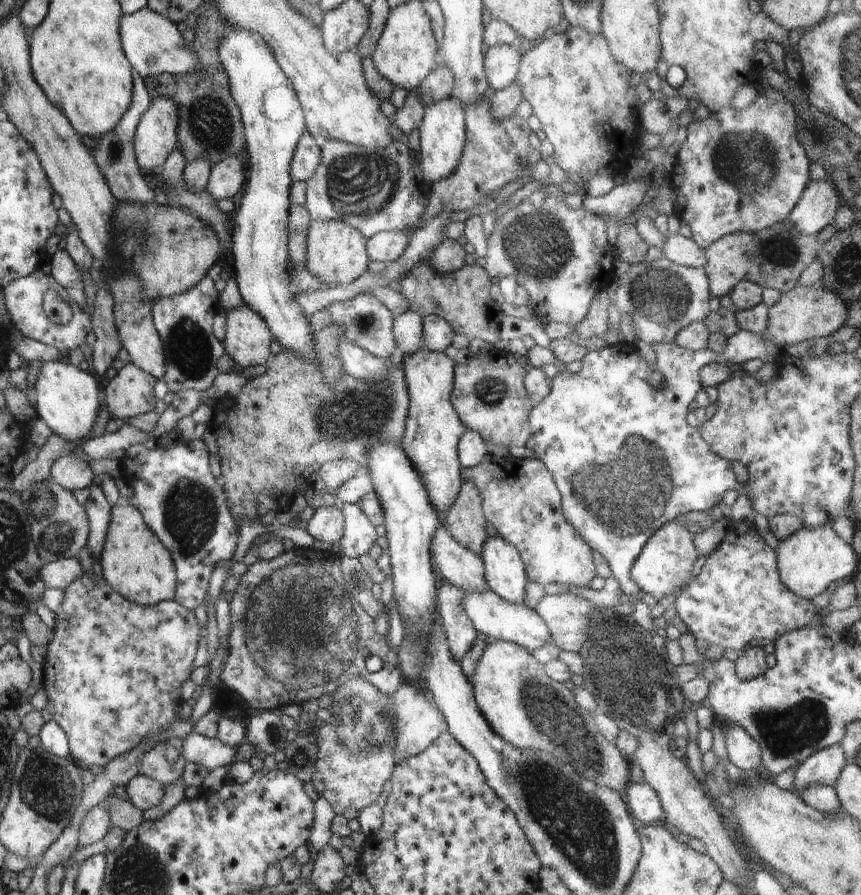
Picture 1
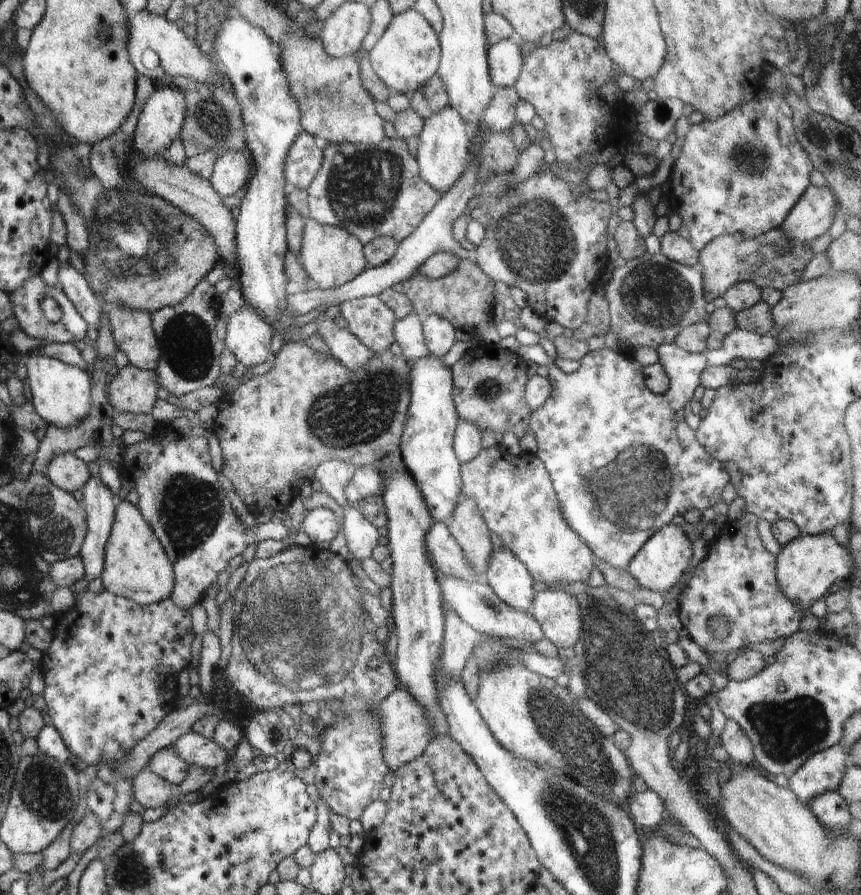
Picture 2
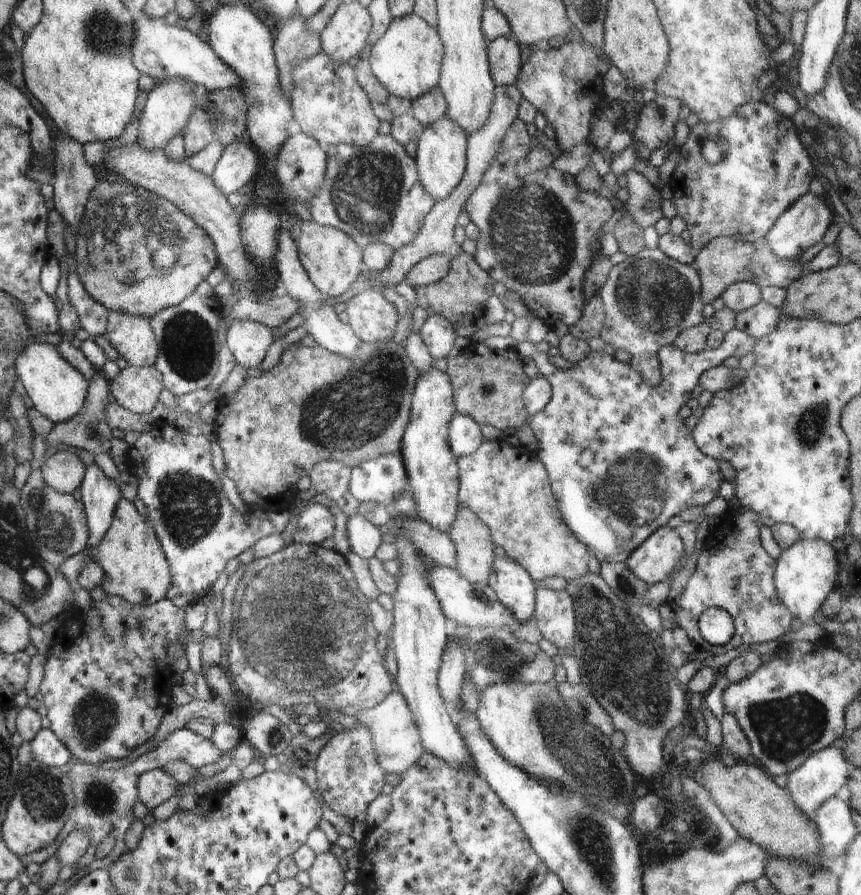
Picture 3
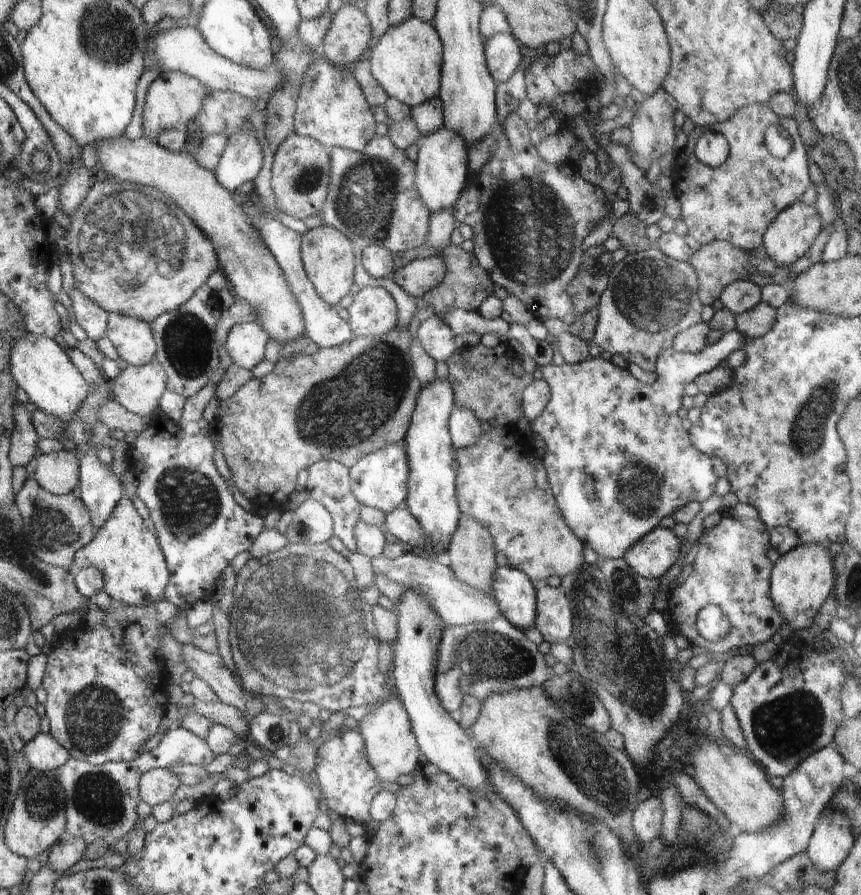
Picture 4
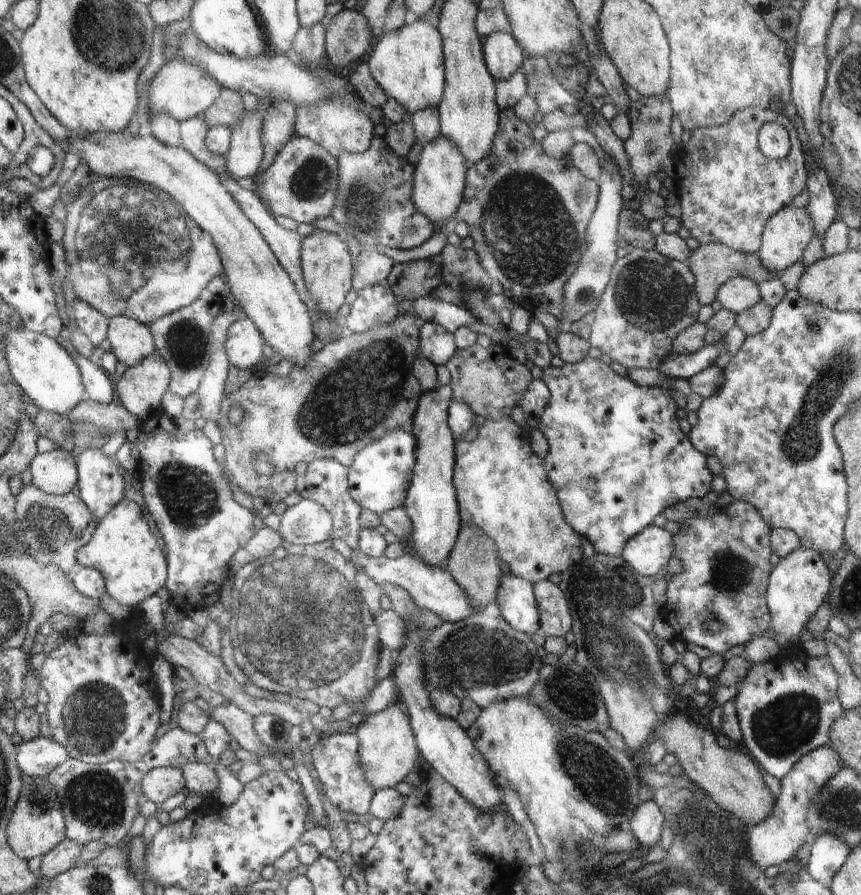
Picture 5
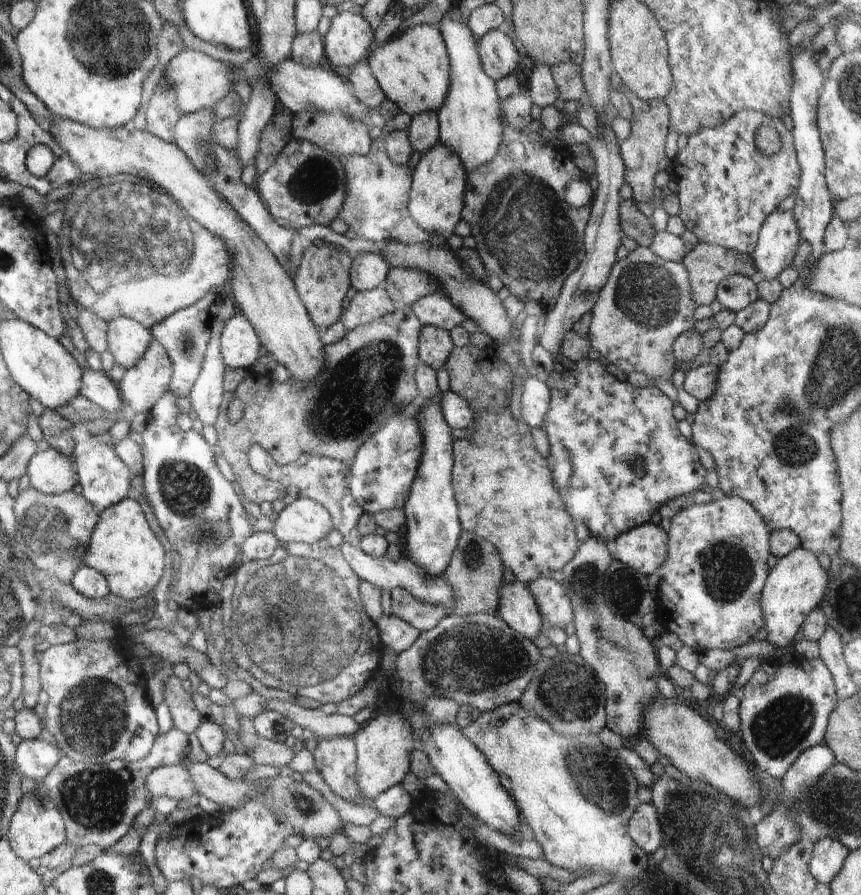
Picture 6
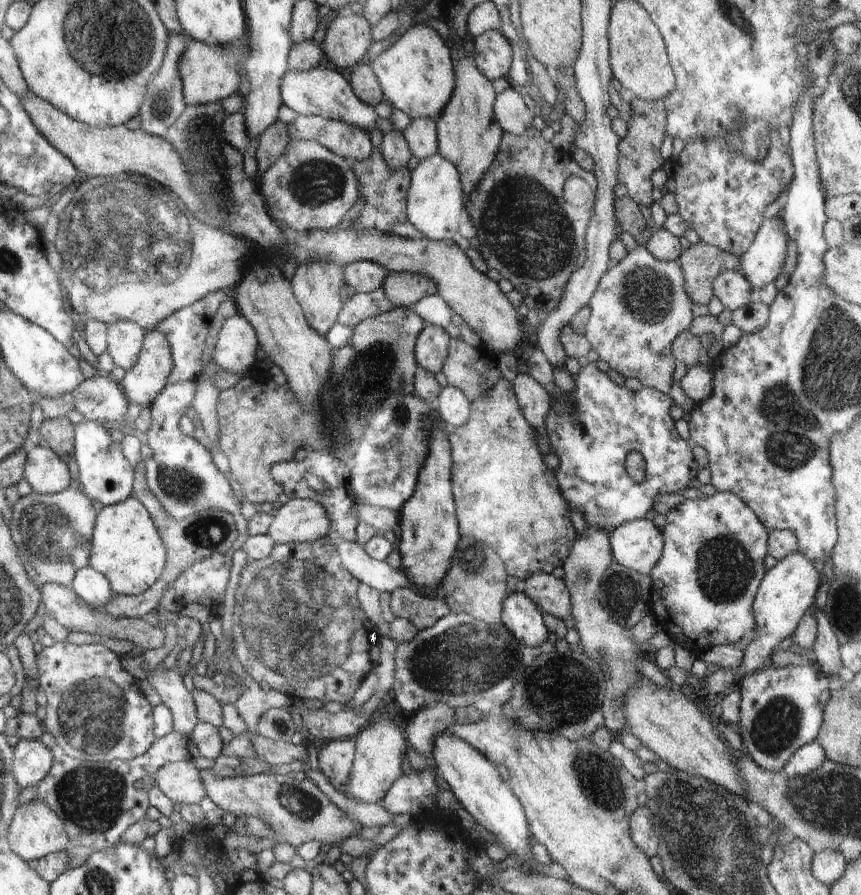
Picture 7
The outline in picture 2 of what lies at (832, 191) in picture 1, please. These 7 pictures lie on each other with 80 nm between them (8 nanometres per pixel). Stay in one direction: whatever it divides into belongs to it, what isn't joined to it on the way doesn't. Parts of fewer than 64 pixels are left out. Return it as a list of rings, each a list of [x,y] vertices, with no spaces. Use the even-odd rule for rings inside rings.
[[[810,184],[784,219],[781,231],[784,231],[791,241],[810,244],[812,240],[827,232],[832,226],[839,208],[836,196],[829,186],[818,188]]]

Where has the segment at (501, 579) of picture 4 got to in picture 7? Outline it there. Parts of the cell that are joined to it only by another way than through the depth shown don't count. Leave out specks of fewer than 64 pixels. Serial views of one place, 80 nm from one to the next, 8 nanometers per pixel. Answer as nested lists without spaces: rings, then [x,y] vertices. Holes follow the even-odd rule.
[[[520,588],[508,590],[501,605],[501,621],[520,642],[531,647],[546,645],[549,632],[542,620],[542,610]]]

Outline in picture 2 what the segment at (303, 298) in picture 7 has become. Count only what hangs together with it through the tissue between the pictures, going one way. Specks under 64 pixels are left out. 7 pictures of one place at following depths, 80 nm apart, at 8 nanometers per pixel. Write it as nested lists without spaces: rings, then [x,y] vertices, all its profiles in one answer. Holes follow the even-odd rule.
[[[310,217],[305,220],[299,261],[307,276],[323,289],[339,287],[368,267],[363,244],[357,236],[351,235],[345,228],[323,225]]]

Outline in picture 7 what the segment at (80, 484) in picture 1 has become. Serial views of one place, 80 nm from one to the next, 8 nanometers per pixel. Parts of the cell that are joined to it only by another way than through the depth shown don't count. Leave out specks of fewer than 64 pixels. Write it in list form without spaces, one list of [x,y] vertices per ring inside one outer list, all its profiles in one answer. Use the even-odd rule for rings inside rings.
[[[29,446],[27,452],[24,478],[34,492],[54,494],[70,486],[70,470],[50,447]]]

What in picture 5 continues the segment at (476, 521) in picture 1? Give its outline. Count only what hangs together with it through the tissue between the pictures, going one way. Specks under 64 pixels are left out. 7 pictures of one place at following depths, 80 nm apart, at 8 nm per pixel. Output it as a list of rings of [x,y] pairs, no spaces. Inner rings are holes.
[[[463,524],[460,529],[457,541],[448,556],[447,568],[453,579],[465,589],[467,597],[471,602],[474,610],[482,612],[488,604],[494,604],[495,592],[502,572],[498,565],[498,553],[494,541],[484,532],[480,532],[480,528]]]

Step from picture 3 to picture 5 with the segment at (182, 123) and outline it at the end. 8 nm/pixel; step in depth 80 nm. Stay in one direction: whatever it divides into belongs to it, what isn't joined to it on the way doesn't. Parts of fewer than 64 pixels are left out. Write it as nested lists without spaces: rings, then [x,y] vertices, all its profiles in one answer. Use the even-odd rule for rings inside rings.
[[[176,57],[164,64],[152,79],[148,94],[148,122],[150,122],[150,117],[159,113],[168,113],[168,116],[171,116],[179,123],[202,115],[219,98],[221,92],[222,87],[201,67]]]

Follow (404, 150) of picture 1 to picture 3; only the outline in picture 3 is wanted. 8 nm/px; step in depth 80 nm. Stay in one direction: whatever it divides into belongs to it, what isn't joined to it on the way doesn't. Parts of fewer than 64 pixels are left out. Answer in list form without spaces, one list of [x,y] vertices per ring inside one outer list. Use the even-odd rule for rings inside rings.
[[[378,134],[367,147],[340,143],[327,145],[325,153],[328,158],[324,178],[309,208],[314,221],[344,231],[361,250],[368,245],[384,243],[395,251],[410,243],[419,234],[426,214],[430,212],[435,202],[424,192],[417,177],[417,162],[406,153],[401,142],[391,134]]]

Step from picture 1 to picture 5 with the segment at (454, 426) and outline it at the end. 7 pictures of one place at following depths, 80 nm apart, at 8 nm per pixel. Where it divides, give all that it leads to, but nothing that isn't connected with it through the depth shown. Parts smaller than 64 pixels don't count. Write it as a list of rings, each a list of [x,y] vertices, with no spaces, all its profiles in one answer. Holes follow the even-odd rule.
[[[439,384],[430,392],[423,392],[417,402],[410,432],[415,442],[414,464],[404,506],[413,526],[410,550],[430,565],[440,565],[442,559],[448,558],[464,524],[453,481],[456,439],[448,424],[448,407],[452,398],[450,385]]]

